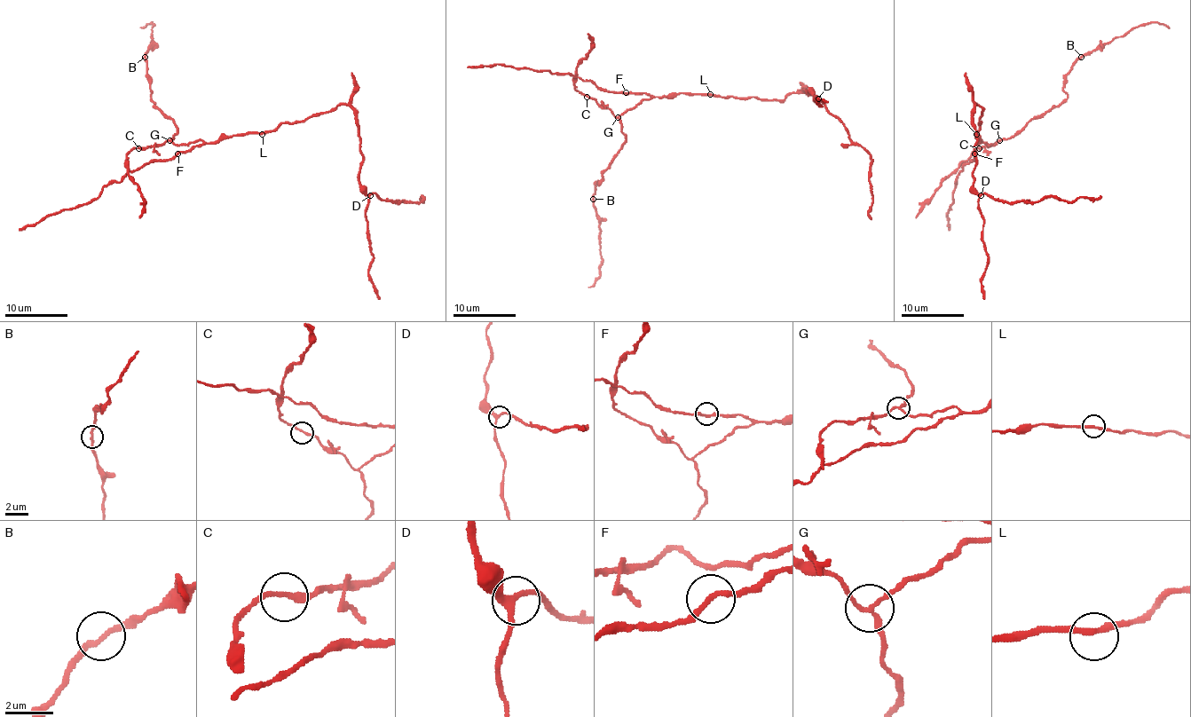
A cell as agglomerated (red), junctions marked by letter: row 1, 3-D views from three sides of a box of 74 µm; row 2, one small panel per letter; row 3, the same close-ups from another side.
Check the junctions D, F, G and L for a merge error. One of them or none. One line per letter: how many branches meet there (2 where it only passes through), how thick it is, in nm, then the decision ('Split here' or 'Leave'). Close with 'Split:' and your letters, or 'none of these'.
D: Branches: 3. Thickness 240 nm. Leave
F: Branches: 2. Thickness 240 nm. Leave
G: Branches: 3. Thickness 180 nm. Split here
L: Branches: 2. Thickness 240 nm. Leave
Split: G

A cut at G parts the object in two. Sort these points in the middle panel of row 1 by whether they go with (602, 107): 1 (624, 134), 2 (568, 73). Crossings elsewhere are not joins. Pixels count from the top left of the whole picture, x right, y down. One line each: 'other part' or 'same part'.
1: same part
2: other part

